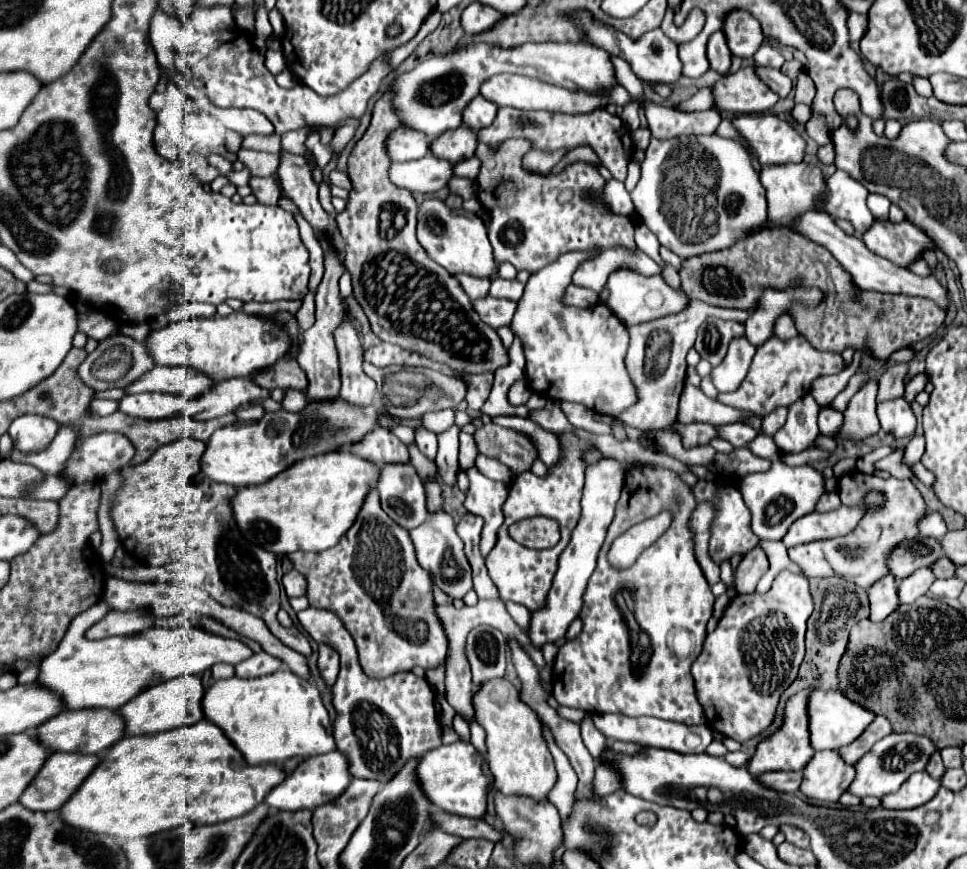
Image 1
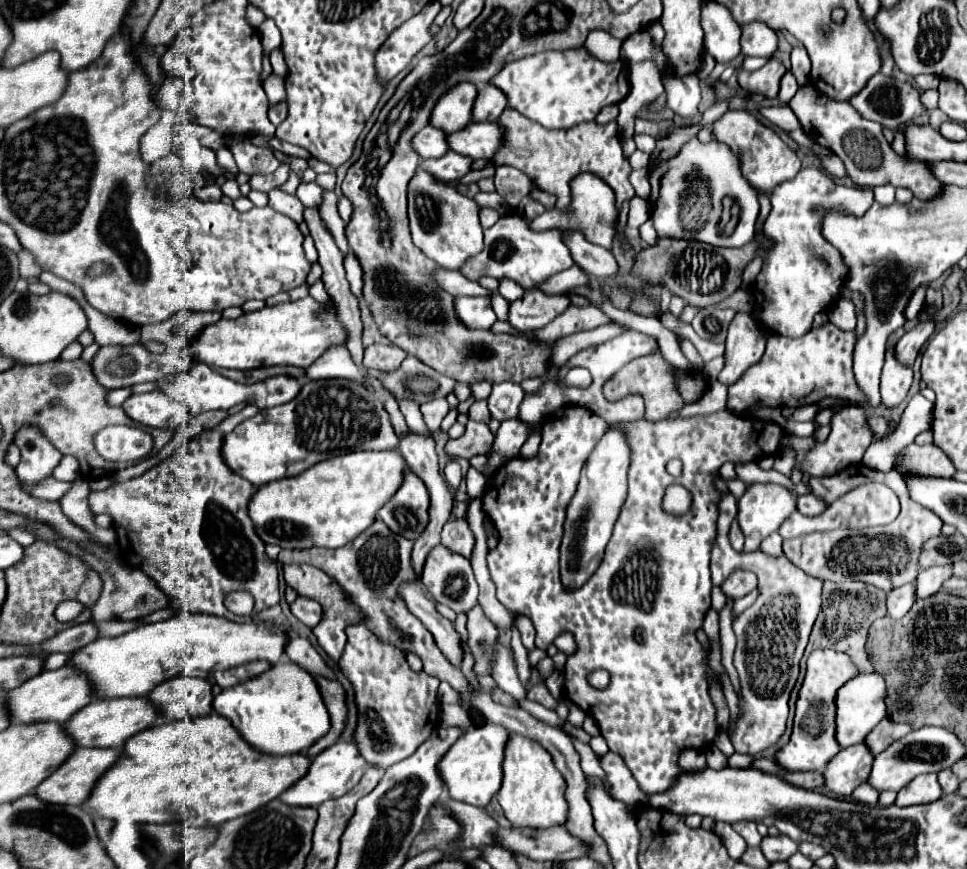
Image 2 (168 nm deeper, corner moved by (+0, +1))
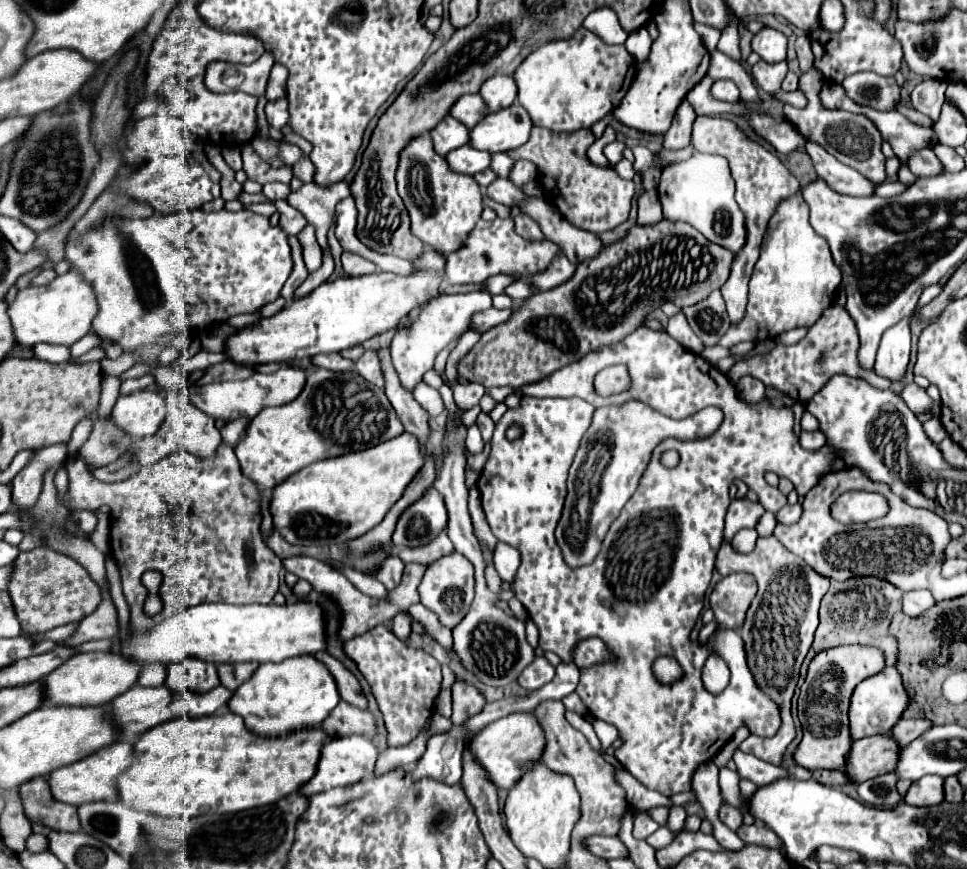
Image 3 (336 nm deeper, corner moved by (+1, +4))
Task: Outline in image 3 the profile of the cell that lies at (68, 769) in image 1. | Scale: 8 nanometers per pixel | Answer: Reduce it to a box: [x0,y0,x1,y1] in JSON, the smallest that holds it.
[48,741,134,807]

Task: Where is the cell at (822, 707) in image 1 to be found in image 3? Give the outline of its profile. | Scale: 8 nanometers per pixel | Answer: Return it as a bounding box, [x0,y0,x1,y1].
[848,665,908,741]

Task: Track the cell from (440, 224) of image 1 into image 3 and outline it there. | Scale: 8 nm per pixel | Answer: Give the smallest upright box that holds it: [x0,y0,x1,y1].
[396,133,482,257]

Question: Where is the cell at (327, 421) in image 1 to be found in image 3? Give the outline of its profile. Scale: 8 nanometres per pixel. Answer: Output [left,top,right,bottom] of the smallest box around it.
[234,369,404,491]

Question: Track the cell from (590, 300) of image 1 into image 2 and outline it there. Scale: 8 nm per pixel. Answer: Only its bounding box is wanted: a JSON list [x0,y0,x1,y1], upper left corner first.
[509,290,569,332]

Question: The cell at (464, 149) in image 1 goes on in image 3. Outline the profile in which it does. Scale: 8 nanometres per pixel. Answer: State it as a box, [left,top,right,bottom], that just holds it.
[470,105,532,153]

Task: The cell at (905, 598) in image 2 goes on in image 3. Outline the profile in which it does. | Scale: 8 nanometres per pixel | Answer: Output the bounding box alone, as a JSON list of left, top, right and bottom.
[902,589,934,617]

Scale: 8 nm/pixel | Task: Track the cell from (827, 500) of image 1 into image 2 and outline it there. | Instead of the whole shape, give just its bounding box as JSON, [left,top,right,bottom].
[797,494,827,516]

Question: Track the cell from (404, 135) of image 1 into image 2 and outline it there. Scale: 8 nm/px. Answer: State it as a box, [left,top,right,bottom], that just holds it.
[413,126,451,158]

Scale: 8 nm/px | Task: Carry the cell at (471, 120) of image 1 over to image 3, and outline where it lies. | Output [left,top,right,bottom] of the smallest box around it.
[480,77,516,113]

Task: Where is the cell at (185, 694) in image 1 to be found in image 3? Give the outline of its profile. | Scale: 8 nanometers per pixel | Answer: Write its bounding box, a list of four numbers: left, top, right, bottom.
[166,661,218,693]

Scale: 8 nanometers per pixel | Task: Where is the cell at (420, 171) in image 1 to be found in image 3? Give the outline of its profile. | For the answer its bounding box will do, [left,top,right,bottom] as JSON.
[446,145,490,175]

